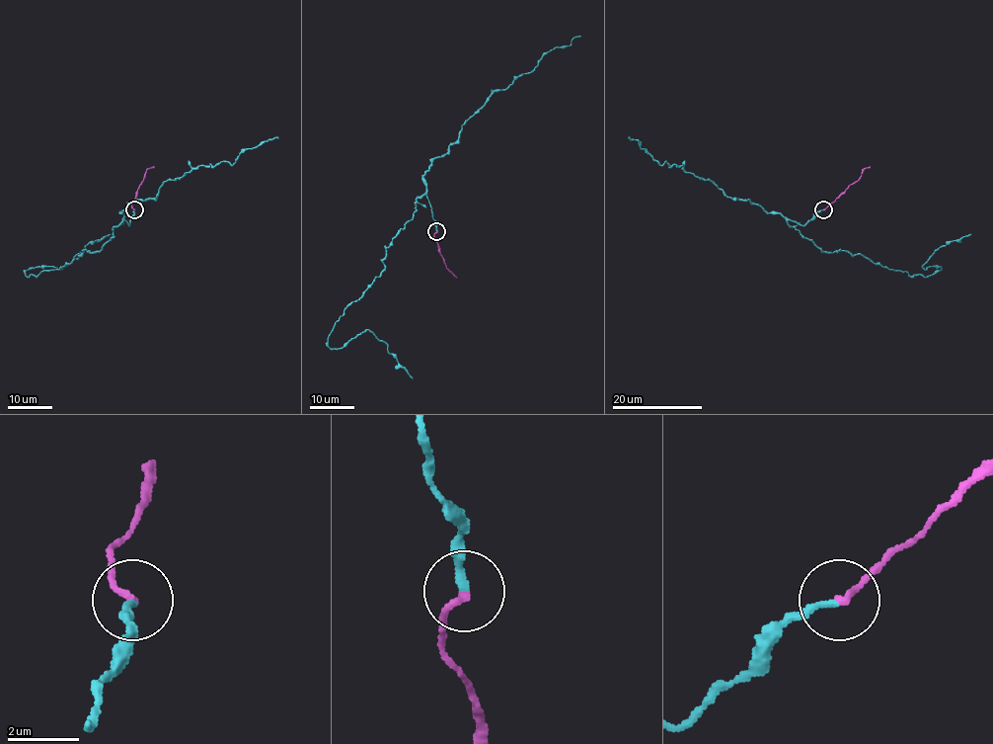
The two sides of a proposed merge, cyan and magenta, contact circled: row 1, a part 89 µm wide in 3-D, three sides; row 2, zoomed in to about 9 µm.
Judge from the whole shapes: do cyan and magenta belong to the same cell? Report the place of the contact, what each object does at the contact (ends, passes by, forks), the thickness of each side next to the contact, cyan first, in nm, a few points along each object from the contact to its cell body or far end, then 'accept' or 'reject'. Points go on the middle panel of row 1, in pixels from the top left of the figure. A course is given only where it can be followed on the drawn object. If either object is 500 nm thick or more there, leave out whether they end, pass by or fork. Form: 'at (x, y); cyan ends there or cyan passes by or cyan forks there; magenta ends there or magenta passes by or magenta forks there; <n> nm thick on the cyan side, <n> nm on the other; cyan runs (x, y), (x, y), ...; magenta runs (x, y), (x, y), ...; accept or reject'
at (436, 231); cyan ends there; magenta ends there; 200 nm thick on the cyan side, 200 nm on the other; cyan runs (436, 230), (423, 195), (386, 248), (385, 270), (344, 310), (328, 345), (343, 348), (369, 329), (412, 378); magenta runs (436, 231), (434, 239), (440, 254), (457, 278); accept

